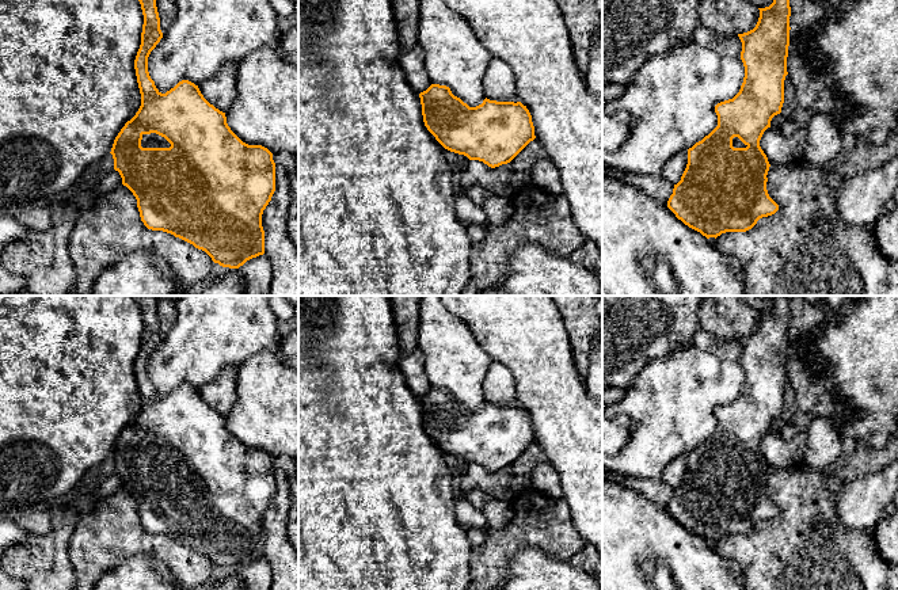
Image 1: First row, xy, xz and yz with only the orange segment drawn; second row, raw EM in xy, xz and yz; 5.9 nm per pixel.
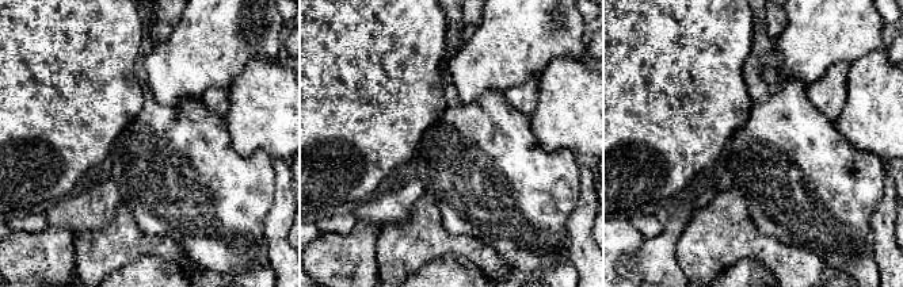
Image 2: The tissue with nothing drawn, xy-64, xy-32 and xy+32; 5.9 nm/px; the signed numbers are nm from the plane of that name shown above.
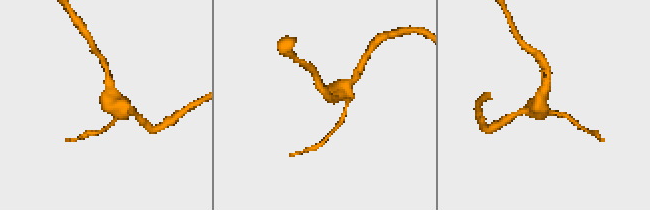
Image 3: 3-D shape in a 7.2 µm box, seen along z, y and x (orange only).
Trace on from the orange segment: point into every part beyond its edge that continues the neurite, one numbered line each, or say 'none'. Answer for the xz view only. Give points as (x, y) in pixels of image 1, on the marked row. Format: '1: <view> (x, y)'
none

